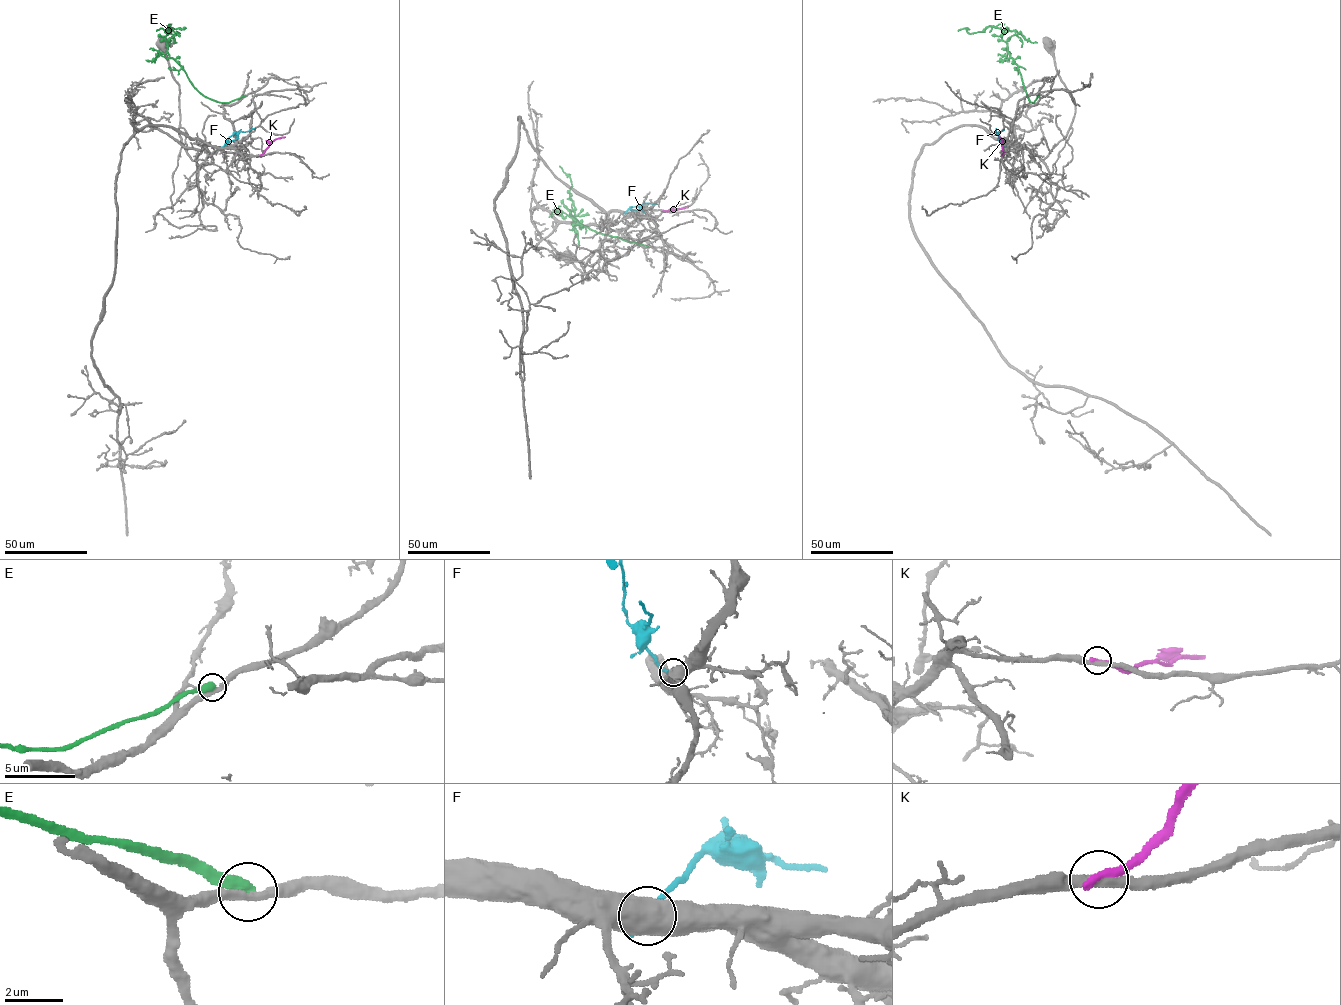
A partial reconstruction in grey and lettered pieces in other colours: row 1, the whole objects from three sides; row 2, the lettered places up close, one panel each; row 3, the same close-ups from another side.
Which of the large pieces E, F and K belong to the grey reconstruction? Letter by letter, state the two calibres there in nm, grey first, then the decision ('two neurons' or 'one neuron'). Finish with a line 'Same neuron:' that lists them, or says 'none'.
E: 320 nm thick on the grey side, 480 nm on the other; two neurons
F: 700 nm thick on the grey side, 260 nm on the other; two neurons
K: 320 nm thick on the grey side, 320 nm on the other; two neurons
Same neuron: none

